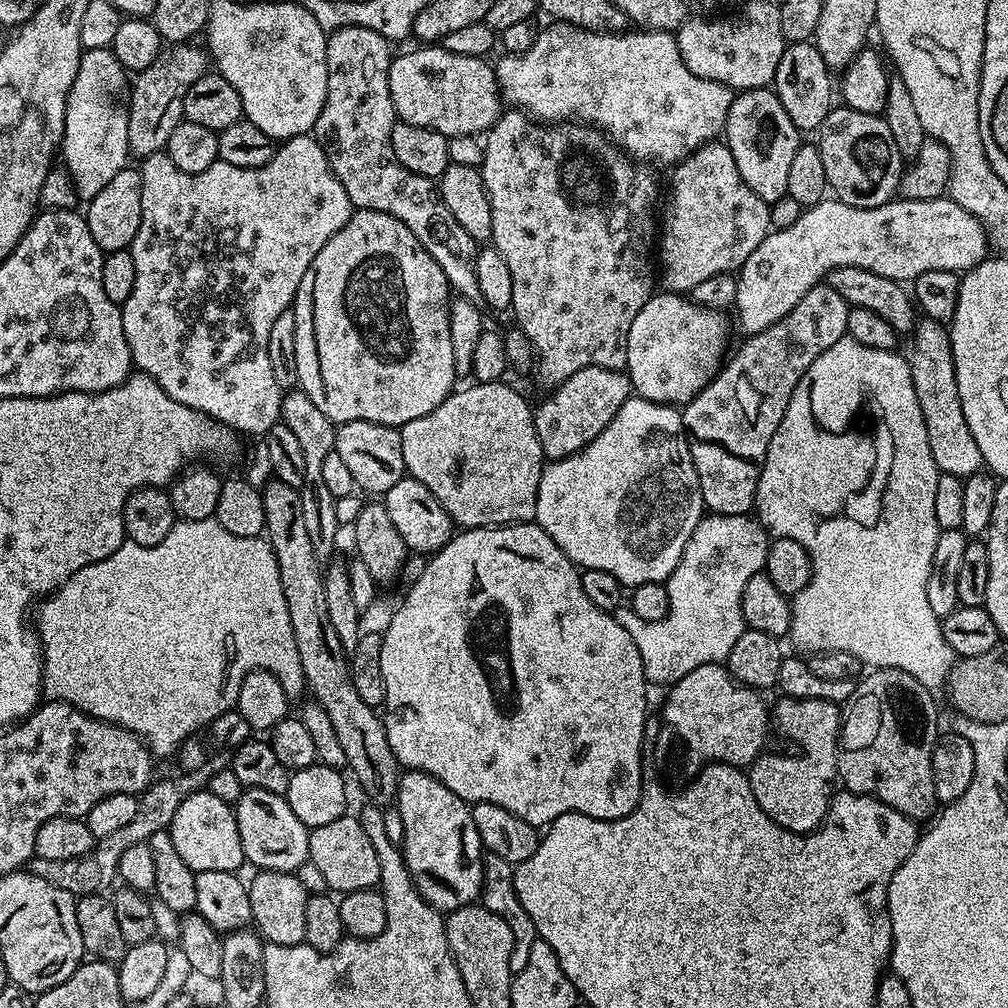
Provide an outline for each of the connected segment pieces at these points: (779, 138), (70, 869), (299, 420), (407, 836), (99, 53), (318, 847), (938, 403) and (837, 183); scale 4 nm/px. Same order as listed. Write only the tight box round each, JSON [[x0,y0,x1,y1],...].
[[722,87,802,206],[30,756,225,898],[280,390,341,566],[394,770,486,914],[62,48,129,201],[308,814,380,894],[910,319,985,476],[819,106,906,208]]

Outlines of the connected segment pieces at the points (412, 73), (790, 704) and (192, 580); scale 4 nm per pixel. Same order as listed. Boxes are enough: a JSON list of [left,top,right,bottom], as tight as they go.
[[390,46,502,137],[746,695,842,834],[34,520,306,757]]

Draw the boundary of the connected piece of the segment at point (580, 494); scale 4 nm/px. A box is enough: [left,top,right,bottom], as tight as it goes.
[535,394,705,590]

